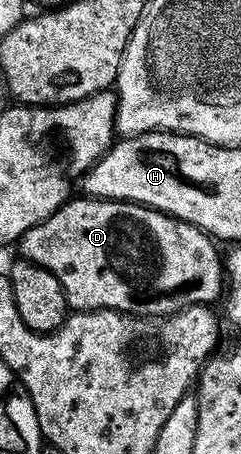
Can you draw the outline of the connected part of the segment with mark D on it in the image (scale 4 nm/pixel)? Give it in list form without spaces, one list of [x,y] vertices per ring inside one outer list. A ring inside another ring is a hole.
[[[74,196],[62,203],[55,214],[49,214],[38,226],[22,235],[16,243],[17,249],[22,249],[21,257],[27,262],[35,262],[37,266],[48,268],[56,280],[60,280],[60,288],[64,288],[67,307],[74,312],[88,310],[119,310],[121,314],[134,314],[137,318],[164,318],[167,314],[174,314],[180,308],[214,304],[219,301],[224,290],[224,258],[218,255],[219,243],[209,234],[188,224],[179,218],[168,216],[164,212],[154,210],[150,206],[141,206],[135,202],[114,202],[110,198],[91,198],[89,196]]]

